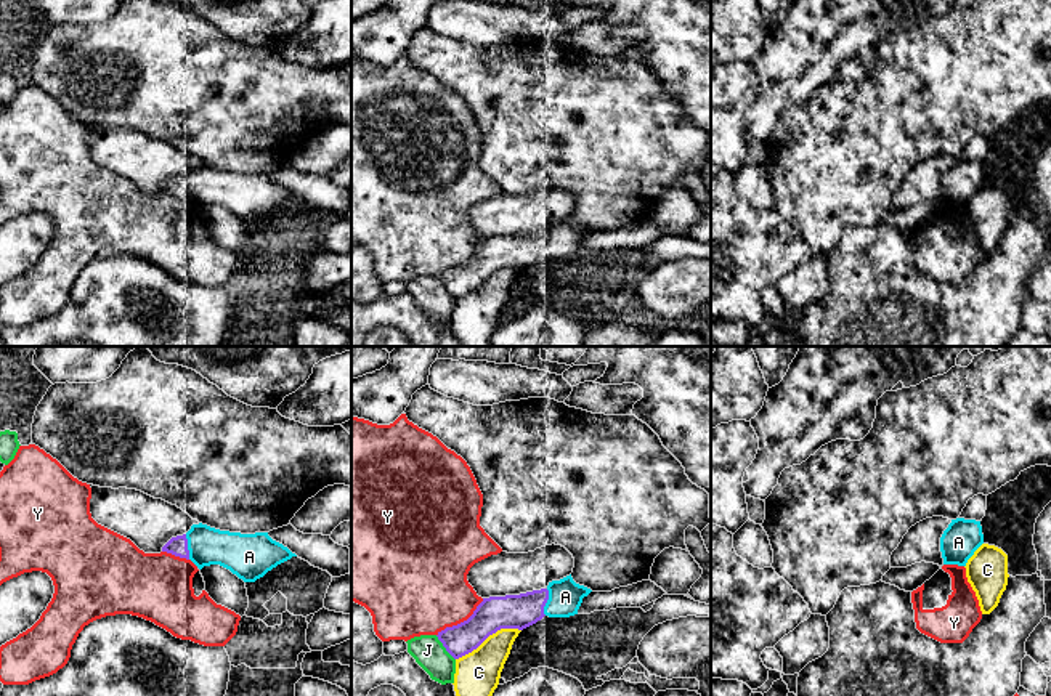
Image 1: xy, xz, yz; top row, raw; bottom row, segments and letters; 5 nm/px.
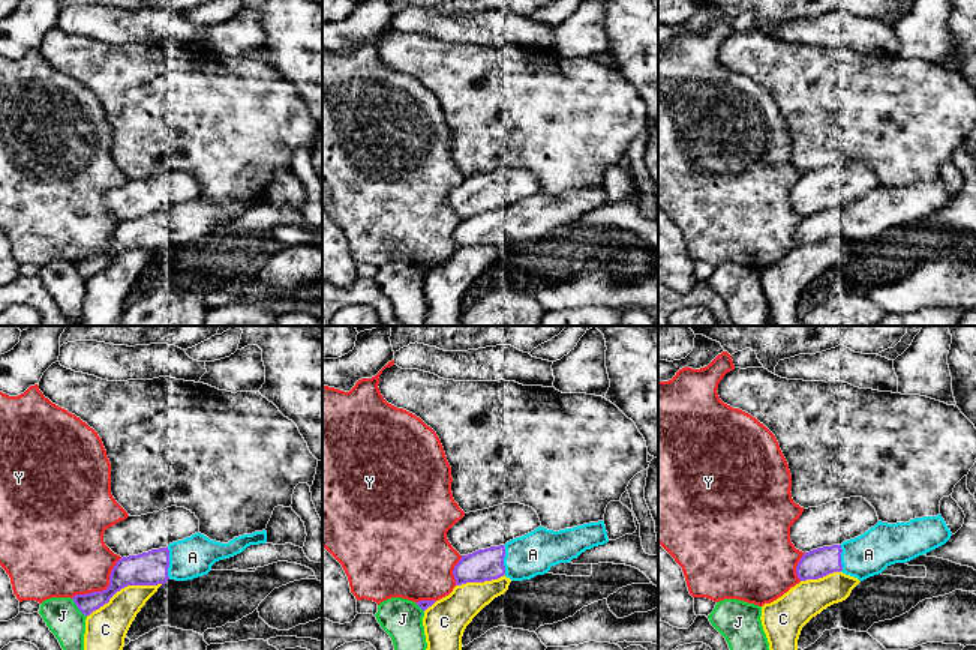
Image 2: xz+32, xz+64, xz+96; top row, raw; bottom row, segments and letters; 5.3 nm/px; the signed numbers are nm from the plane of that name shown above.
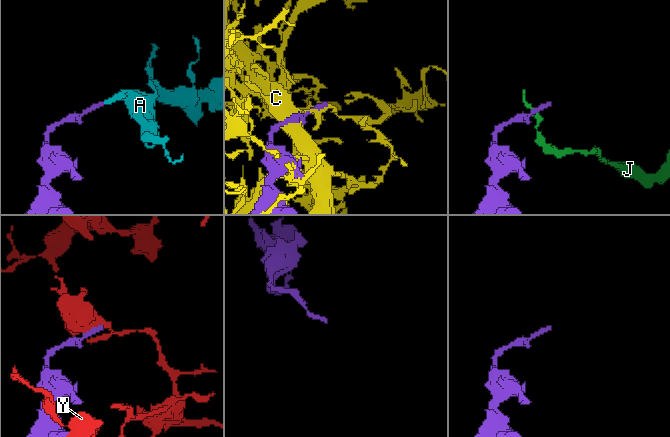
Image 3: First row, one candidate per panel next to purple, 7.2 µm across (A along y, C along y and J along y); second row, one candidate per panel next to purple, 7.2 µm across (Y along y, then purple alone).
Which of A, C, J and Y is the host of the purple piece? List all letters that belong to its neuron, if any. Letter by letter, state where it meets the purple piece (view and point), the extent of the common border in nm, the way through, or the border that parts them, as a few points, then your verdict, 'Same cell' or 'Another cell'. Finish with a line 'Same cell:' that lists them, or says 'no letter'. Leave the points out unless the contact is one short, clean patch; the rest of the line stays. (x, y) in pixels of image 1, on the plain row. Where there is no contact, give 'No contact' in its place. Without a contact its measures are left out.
A: Touches purple at xz (546, 242). Shared border 140 nm. Same cell
C: Touches purple at xz (488, 276). Shared border 360 nm. Another cell
J: Touches purple at xz (445, 287). Shared border 160 nm. Boundary: xz (435, 276), (454, 300). Another cell
Y: Touches purple at xz (461, 263). Shared border 300 nm. Another cell
Same cell: A

